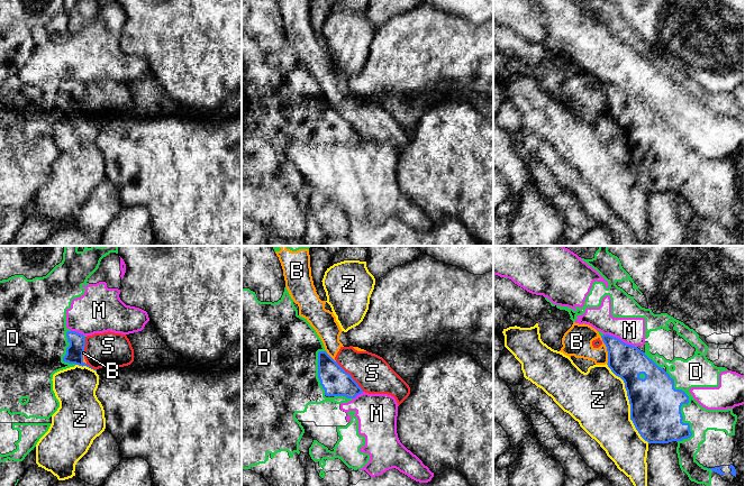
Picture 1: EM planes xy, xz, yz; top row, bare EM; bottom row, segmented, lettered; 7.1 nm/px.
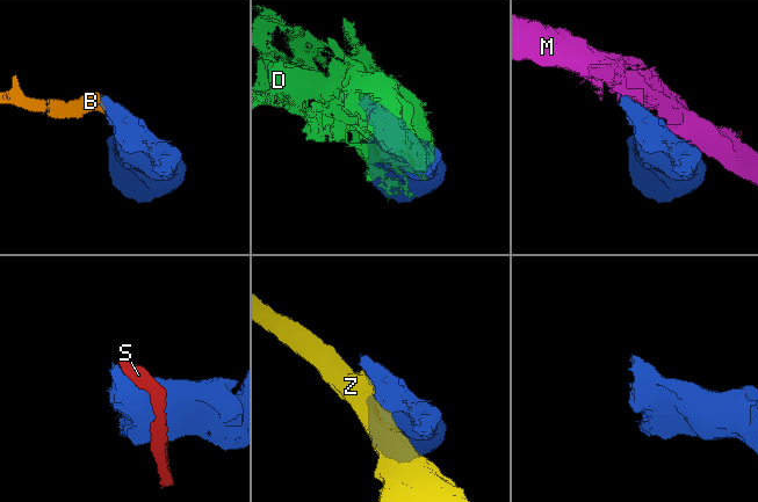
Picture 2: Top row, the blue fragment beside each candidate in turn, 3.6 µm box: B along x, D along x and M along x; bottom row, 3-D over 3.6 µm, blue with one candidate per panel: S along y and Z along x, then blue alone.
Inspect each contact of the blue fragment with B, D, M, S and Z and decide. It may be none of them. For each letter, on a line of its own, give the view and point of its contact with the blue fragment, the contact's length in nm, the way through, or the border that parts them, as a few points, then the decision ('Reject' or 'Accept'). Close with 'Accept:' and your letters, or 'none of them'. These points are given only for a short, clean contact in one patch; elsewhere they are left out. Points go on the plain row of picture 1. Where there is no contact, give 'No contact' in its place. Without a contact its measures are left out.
B: Touches blue at yz (608, 102). Shared border 150 nm. Boundary: yz (603, 92), (607, 99), (607, 112). Reject
D: Touches blue at yz (681, 154). Shared border 500 nm. Accept
M: Touches blue at yz (619, 88). Shared border 240 nm. Reject
S: Touches blue at xz (351, 125). Shared border 300 nm. Reject
Z: Touches blue at yz (629, 152). Shared border 650 nm. Reject
Accept: D

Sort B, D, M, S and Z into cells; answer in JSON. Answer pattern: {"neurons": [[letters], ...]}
{"neurons": [["B", "S"], ["D"], ["M"], ["Z"]]}

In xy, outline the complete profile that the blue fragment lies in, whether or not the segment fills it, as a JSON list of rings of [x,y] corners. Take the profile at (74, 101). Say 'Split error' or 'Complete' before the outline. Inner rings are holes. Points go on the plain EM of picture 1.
Split error. [[[64,0],[63,9],[46,25],[27,28],[24,24],[15,24],[8,28],[0,29],[0,161],[7,159],[10,164],[20,163],[25,164],[27,167],[37,166],[48,168],[60,156],[60,150],[53,139],[53,123],[60,119],[74,116],[75,113],[91,117],[83,110],[87,84],[66,76],[66,58],[71,56],[73,47],[84,43],[85,35],[89,34],[87,30],[88,27],[98,18],[101,8],[110,1],[118,2],[118,0]]]

